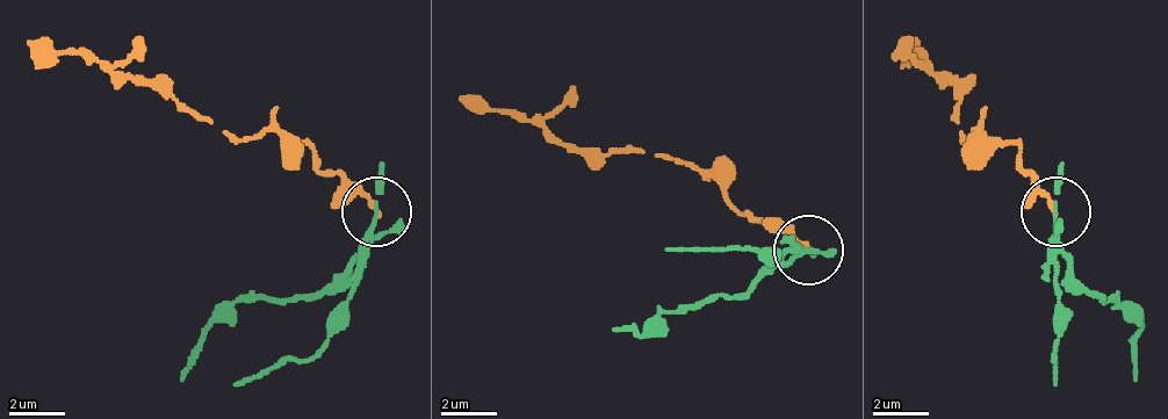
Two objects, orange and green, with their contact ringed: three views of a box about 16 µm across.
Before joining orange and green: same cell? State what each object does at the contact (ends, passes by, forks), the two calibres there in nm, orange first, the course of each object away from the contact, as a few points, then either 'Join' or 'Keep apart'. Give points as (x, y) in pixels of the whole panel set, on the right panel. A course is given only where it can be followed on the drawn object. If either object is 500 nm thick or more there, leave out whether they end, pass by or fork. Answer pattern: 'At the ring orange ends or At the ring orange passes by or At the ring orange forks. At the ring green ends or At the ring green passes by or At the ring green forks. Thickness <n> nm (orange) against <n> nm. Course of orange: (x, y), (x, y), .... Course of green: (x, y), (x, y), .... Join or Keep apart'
At the ring orange ends. At the ring green forks. Thickness 180 nm (orange) against 110 nm. Course of orange: (1053, 212), (1018, 150), (977, 129), (963, 136), (963, 94), (928, 59), (900, 45). Course of green: (1053, 212), (1053, 247), (1088, 289), (1116, 303), (1137, 331), (1137, 380). Keep apart

